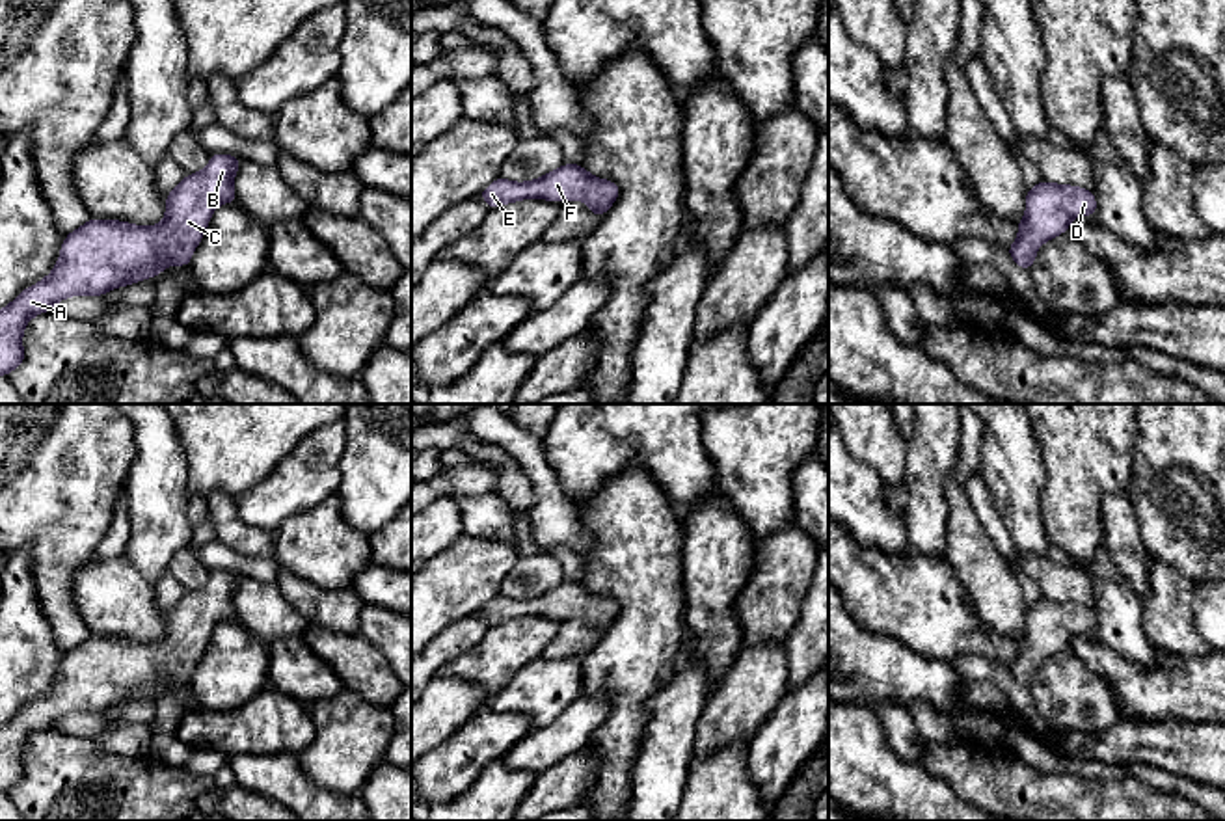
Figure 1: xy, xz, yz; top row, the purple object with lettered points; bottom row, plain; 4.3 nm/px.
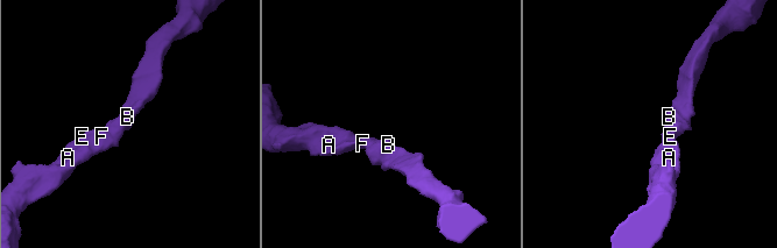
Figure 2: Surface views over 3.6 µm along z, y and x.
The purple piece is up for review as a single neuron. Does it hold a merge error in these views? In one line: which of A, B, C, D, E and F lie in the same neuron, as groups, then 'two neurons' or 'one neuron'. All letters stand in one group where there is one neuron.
A B C D E F; one neuron

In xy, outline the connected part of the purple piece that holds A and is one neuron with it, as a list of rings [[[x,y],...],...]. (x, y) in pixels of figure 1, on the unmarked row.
[[[214,570],[205,586],[186,592],[166,612],[166,633],[156,642],[136,642],[119,637],[89,635],[76,648],[67,650],[60,676],[52,689],[0,726],[0,793],[7,793],[24,780],[22,752],[26,741],[71,713],[102,713],[114,706],[151,696],[168,683],[190,683],[216,624],[235,620],[235,592],[240,573]]]

